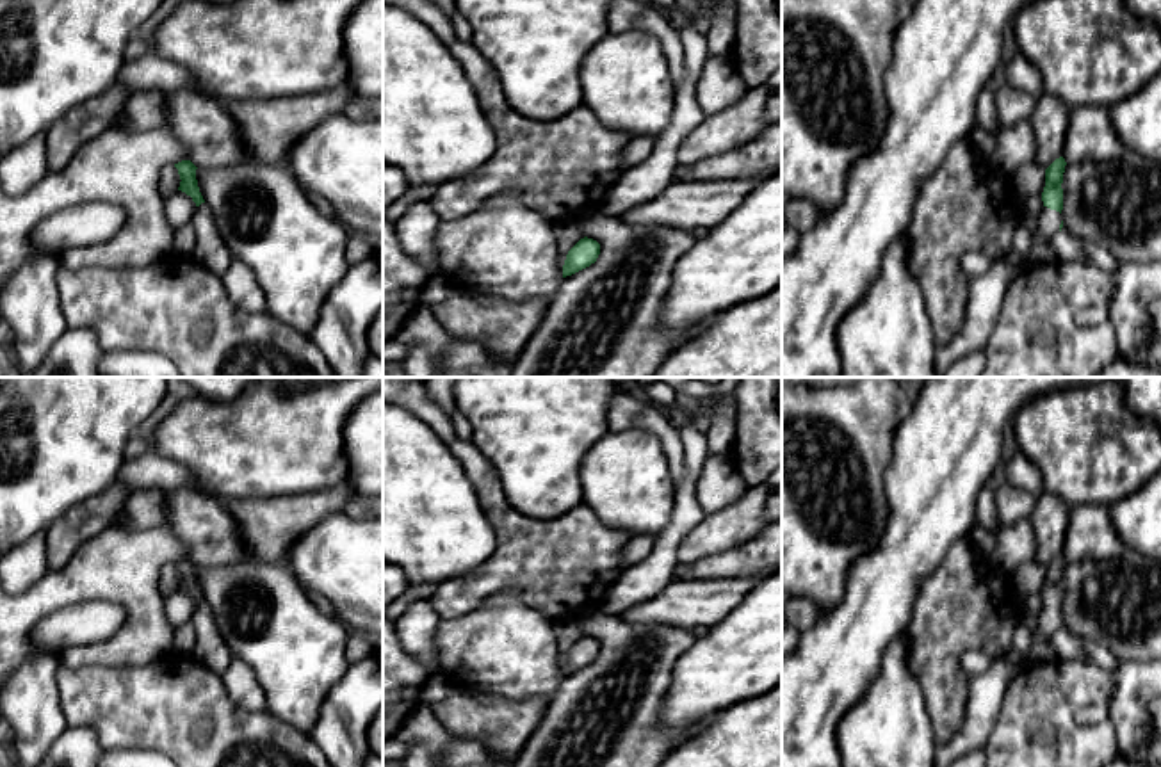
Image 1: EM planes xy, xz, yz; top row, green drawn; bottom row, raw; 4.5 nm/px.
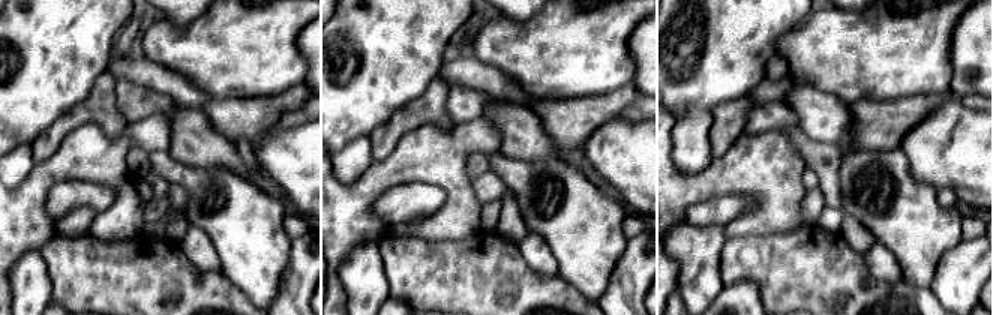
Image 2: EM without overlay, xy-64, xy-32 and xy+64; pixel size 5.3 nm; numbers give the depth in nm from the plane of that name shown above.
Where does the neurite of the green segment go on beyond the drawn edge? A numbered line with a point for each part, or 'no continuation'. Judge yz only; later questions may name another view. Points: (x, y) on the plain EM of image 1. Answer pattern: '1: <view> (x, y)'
1: yz (1047, 621)

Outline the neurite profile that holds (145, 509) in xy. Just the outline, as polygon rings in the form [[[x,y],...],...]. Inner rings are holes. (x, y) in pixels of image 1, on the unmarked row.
[[[139,489],[130,493],[125,504],[125,518],[114,527],[123,530],[146,530],[164,525],[166,495],[164,489]]]

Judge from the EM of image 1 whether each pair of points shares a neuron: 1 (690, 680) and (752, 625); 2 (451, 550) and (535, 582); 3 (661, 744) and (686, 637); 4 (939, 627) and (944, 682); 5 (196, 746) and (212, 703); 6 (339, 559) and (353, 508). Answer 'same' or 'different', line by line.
1: same
2: different
3: same
4: same
5: same
6: different

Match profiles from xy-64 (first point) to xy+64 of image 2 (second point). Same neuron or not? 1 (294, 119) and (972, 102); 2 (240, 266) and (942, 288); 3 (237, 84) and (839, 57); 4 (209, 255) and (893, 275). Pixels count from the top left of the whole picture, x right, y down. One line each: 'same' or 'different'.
1: same
2: different
3: same
4: same

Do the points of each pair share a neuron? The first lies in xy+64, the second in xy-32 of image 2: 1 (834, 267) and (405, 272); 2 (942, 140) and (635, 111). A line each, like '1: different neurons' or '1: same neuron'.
1: same neuron
2: different neurons

